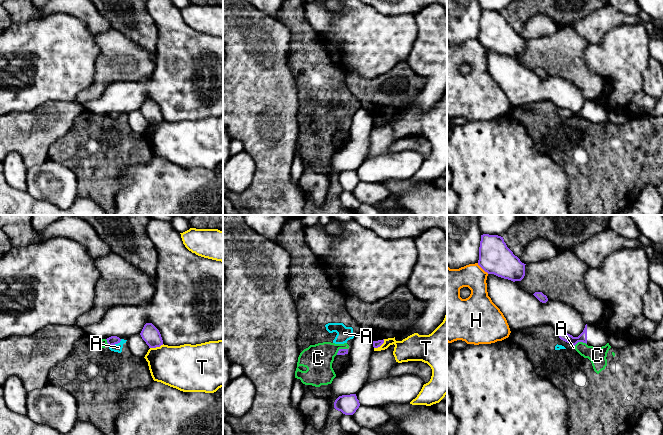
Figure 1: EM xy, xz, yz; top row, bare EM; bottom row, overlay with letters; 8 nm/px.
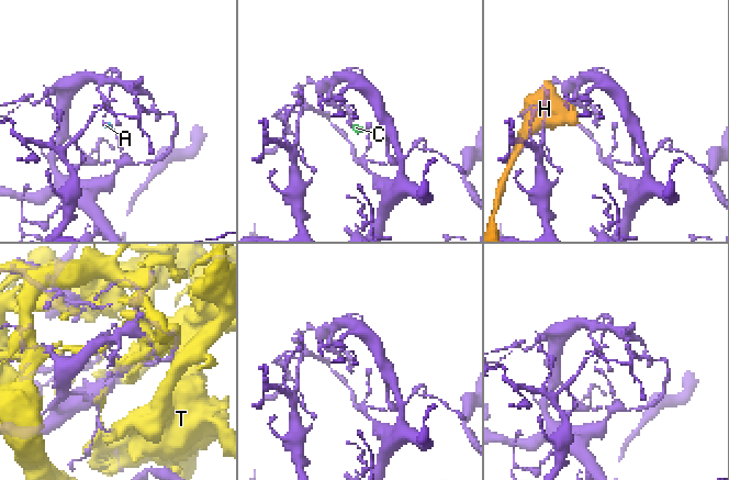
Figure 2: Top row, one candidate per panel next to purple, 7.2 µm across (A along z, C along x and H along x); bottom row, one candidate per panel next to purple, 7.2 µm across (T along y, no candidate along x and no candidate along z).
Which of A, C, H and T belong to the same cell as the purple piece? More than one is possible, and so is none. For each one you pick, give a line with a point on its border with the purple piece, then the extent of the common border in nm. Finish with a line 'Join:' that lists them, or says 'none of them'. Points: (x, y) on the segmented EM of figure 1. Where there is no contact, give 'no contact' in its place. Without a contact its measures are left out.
Join: none of them

